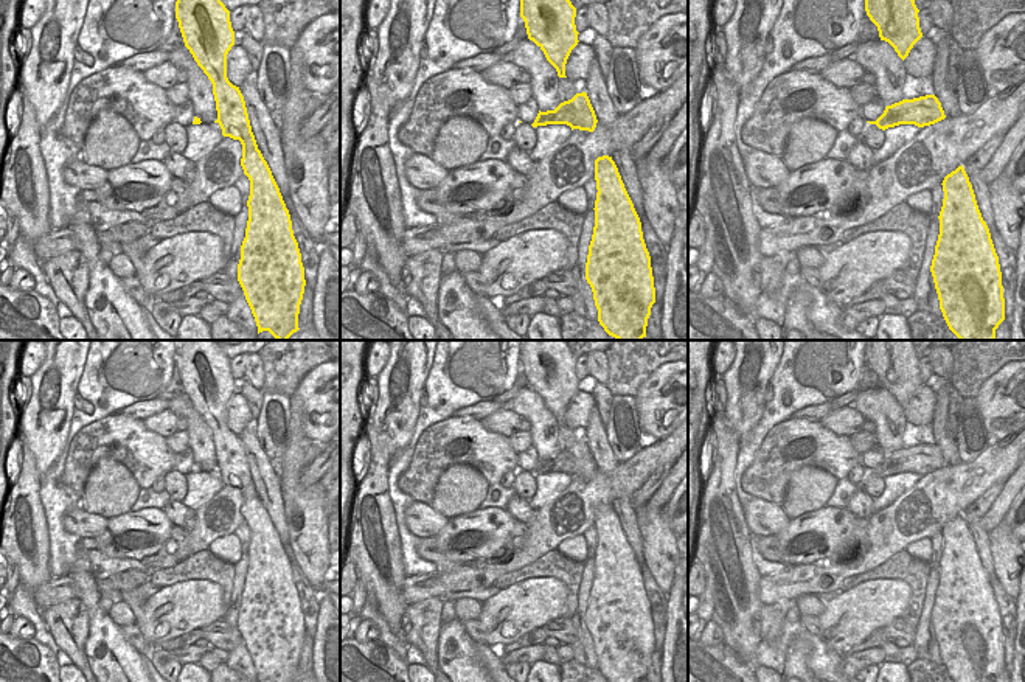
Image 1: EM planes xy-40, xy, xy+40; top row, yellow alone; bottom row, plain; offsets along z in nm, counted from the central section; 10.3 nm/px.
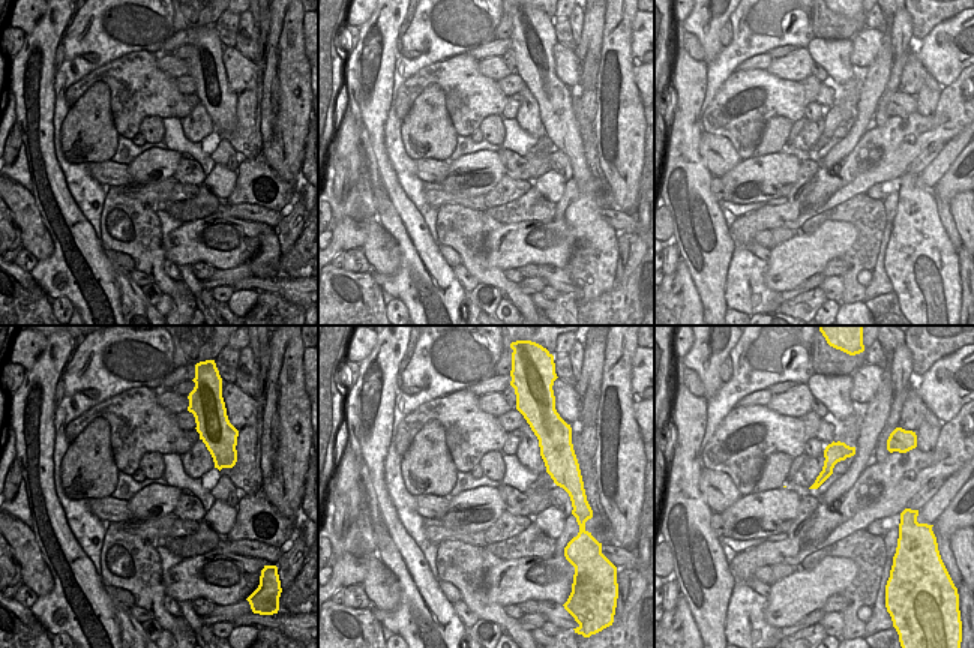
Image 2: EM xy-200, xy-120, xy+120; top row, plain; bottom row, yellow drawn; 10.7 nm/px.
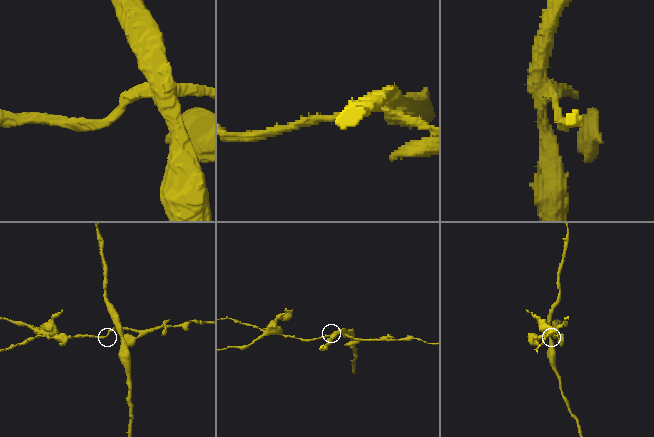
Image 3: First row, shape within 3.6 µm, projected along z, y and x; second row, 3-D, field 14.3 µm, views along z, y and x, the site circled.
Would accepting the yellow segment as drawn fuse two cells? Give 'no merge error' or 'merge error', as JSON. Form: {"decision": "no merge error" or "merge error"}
{"decision": "merge error"}

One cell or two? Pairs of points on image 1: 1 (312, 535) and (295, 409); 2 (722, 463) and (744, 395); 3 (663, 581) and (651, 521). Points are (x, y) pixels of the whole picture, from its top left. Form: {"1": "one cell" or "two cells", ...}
{"1": "one cell", "2": "two cells", "3": "one cell"}

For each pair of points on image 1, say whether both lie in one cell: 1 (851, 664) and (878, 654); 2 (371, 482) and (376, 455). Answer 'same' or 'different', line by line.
1: same
2: same

